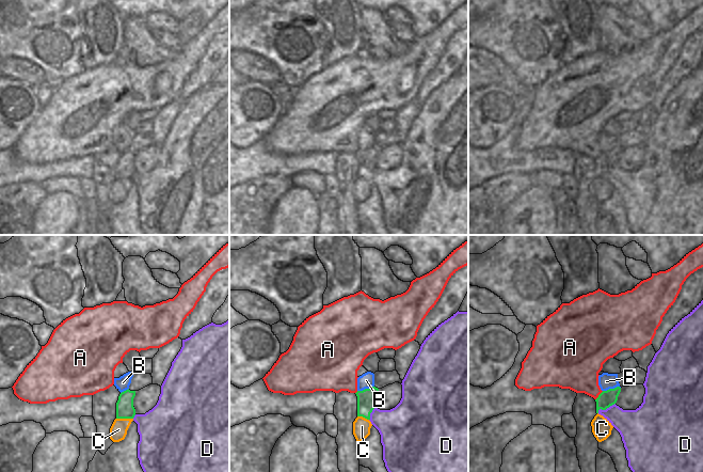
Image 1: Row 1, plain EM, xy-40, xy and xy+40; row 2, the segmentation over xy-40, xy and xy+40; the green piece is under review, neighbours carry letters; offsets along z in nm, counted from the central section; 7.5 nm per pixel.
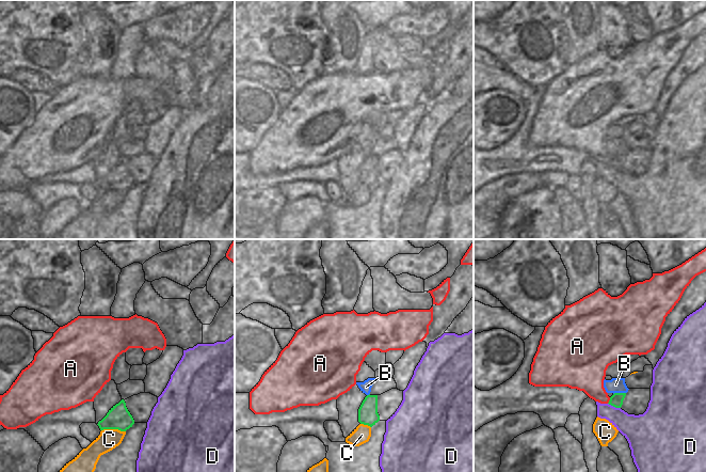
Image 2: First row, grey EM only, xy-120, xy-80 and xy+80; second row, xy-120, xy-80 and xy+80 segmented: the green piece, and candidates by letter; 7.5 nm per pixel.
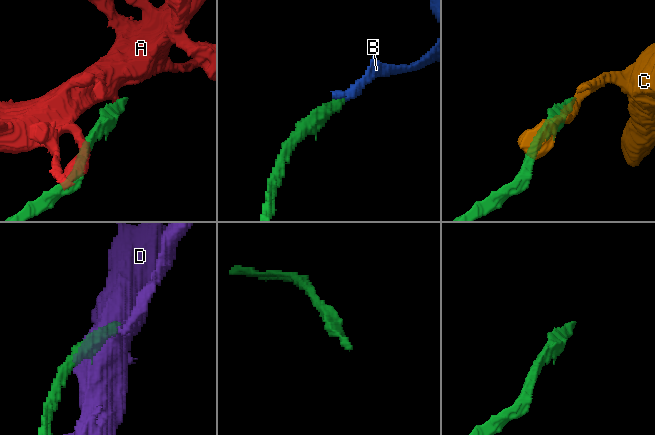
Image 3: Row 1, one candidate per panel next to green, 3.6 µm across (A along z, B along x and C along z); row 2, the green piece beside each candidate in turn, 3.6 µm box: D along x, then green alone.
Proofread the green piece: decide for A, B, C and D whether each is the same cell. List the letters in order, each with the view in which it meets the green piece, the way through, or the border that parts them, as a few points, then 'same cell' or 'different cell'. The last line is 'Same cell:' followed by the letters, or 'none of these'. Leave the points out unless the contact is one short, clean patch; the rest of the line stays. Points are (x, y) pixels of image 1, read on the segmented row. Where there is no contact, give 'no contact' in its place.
A: contact in xy+40; different cell
B: contact in xy+40; way xy+40 (606, 398), (611, 389), (606, 381); same cell
C: contact in xy-40; different cell
D: contact in xy+40; border xy+40 (614, 403), (605, 409), (600, 409), (597, 412); different cell
Same cell: B

